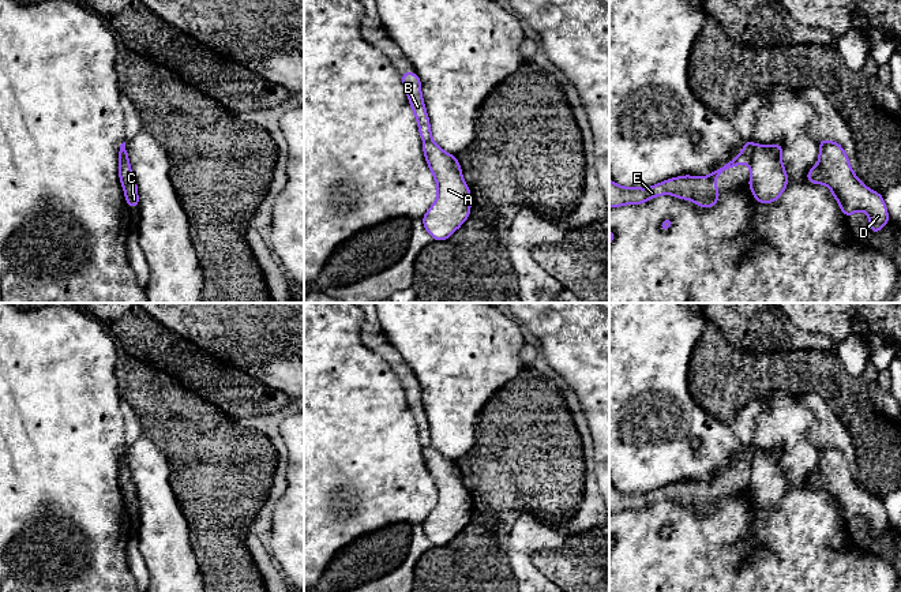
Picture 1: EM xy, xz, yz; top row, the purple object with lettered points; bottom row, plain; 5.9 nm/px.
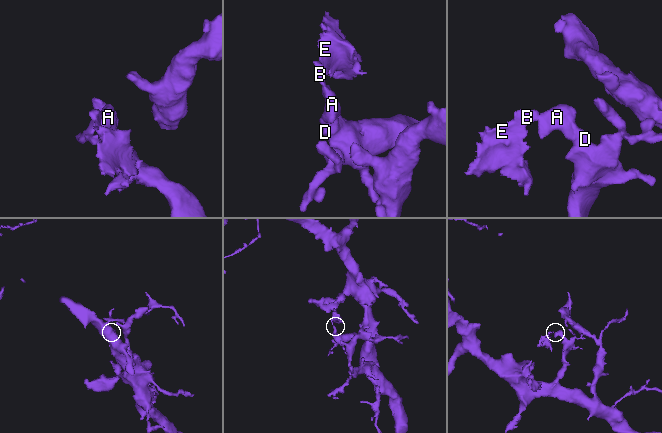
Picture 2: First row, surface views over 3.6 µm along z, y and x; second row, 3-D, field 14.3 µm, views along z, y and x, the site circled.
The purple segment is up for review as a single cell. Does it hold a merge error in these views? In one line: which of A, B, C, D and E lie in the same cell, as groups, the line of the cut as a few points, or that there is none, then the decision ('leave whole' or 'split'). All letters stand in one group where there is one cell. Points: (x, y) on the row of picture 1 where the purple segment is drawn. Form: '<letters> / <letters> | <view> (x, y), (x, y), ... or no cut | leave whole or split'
A C D / B E | yz (754, 146), (749, 163) | split

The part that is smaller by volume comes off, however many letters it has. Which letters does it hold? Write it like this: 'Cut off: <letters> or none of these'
Cut off: B, E

